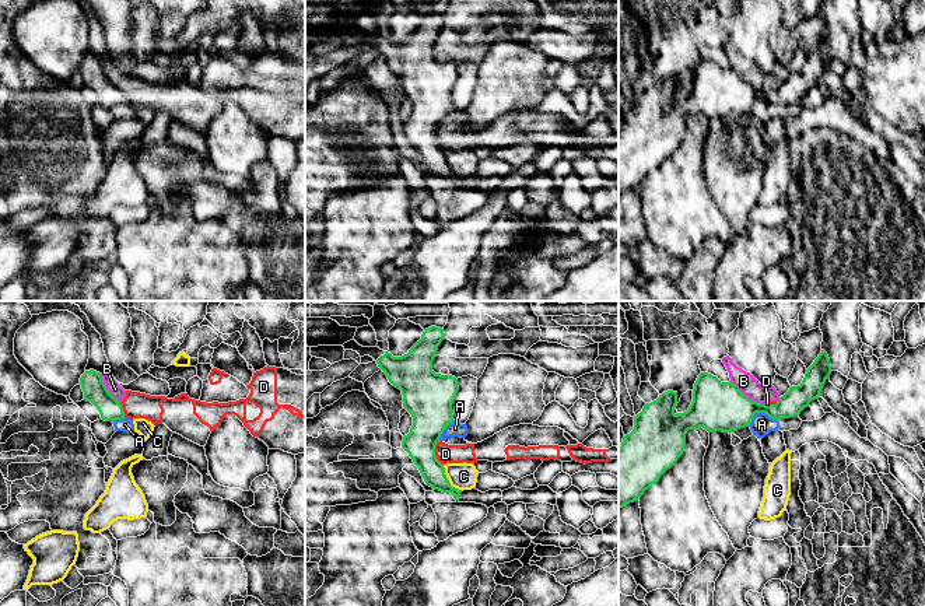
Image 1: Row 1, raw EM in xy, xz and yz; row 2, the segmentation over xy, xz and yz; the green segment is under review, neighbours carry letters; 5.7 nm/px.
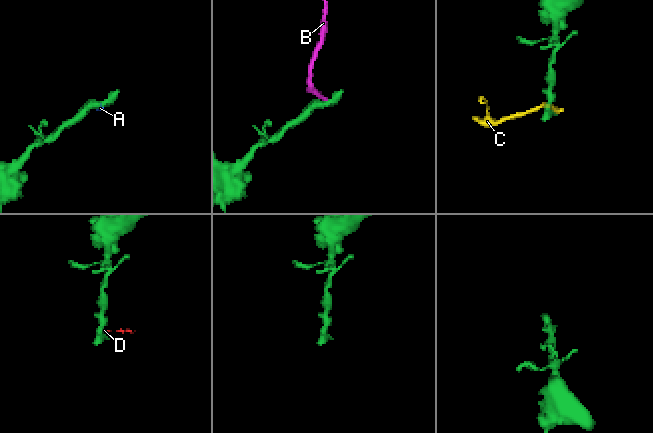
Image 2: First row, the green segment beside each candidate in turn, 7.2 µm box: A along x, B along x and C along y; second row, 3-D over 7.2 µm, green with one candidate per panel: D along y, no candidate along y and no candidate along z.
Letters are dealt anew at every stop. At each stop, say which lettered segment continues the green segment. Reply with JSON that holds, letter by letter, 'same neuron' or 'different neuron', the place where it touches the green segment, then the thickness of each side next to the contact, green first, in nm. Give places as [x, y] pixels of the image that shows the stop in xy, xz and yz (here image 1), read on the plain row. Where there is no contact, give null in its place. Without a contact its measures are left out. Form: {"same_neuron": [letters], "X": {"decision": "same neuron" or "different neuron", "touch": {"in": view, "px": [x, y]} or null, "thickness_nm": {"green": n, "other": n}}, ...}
{"same_neuron": [], "A": {"decision": "different neuron", "touch": {"in": "yz", "px": [760, 98]}, "thickness_nm": {"green": 280, "other": 120}}, "B": {"decision": "different neuron", "touch": {"in": "yz", "px": [746, 83]}, "thickness_nm": {"green": 280, "other": 110}}, "C": {"decision": "different neuron", "touch": {"in": "xz", "px": [448, 167]}, "thickness_nm": {"green": 160, "other": 160}}, "D": {"decision": "different neuron", "touch": {"in": "xz", "px": [434, 140]}, "thickness_nm": {"green": 240, "other": 110}}}

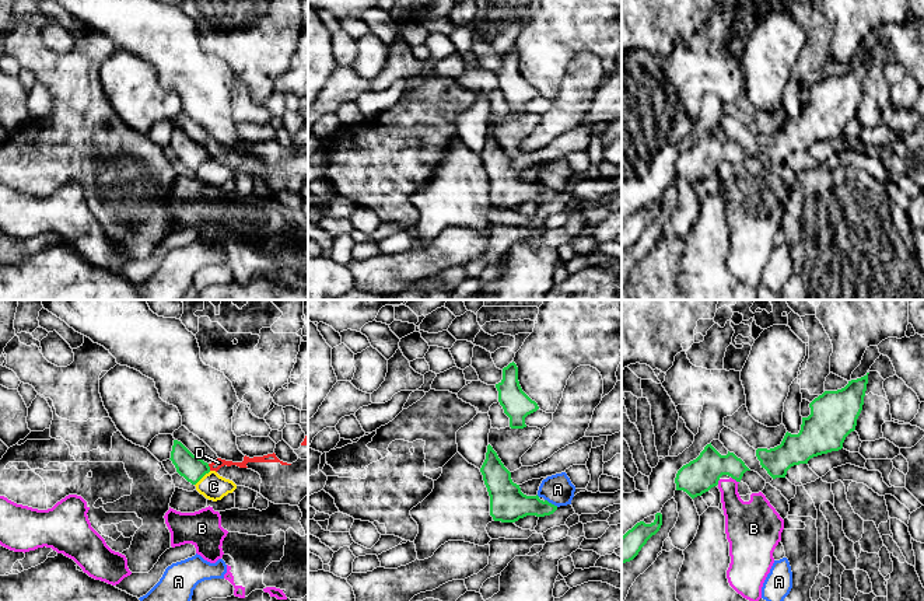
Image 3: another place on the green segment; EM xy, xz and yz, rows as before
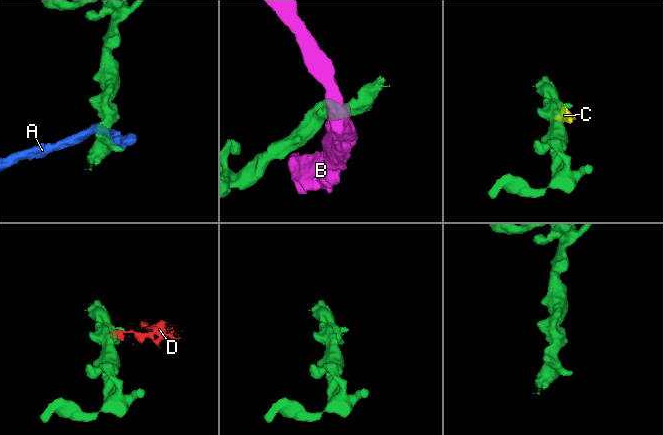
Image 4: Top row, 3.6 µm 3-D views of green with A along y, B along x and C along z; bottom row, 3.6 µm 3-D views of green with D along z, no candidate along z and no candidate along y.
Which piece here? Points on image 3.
{"same_neuron": [], "A": {"decision": "different neuron", "touch": {"in": "xz", "px": [550, 189]}, "thickness_nm": {"green": 200, "other": 180}}, "B": {"decision": "different neuron", "touch": {"in": "yz", "px": [735, 166]}, "thickness_nm": {"green": 200, "other": 240}}, "C": {"decision": "different neuron", "touch": {"in": "xy", "px": [202, 163]}, "thickness_nm": {"green": 150, "other": 150}}, "D": {"decision": "different neuron", "touch": {"in": "xy", "px": [209, 153]}, "thickness_nm": {"green": 150, "other": 60}}}

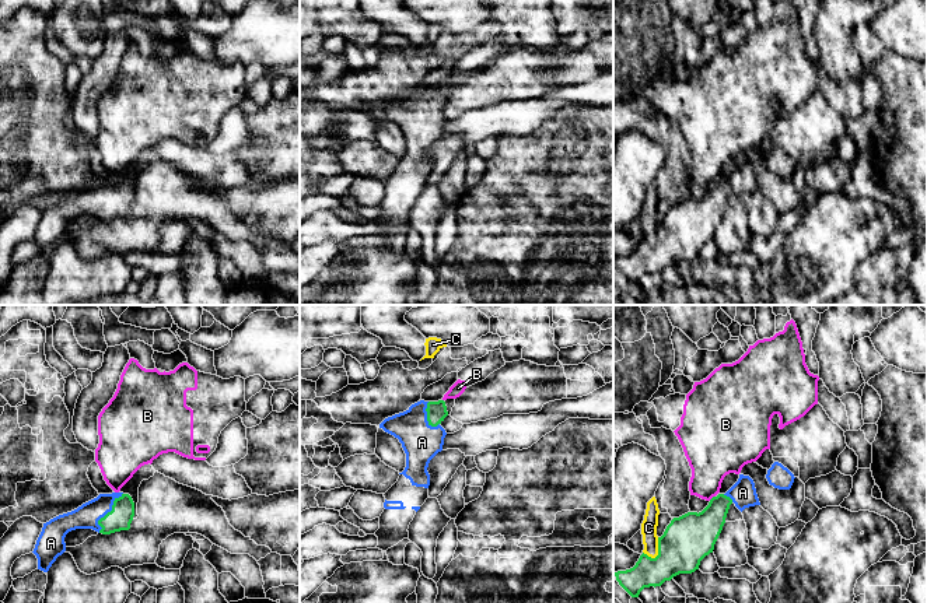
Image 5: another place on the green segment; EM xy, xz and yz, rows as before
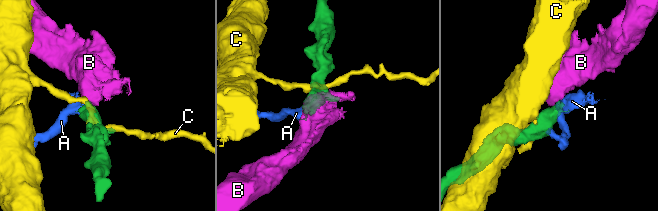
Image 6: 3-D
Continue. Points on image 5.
{"same_neuron": ["A"], "A": {"decision": "same neuron", "touch": {"in": "xy", "px": [108, 199]}, "thickness_nm": {"green": 140, "other": 140}}, "B": {"decision": "different neuron", "touch": {"in": "yz", "px": [713, 183]}, "thickness_nm": {"green": 260, "other": 280}}, "C": {"decision": "different neuron", "touch": {"in": "yz", "px": [658, 235]}, "thickness_nm": {"green": 280, "other": 100}}}

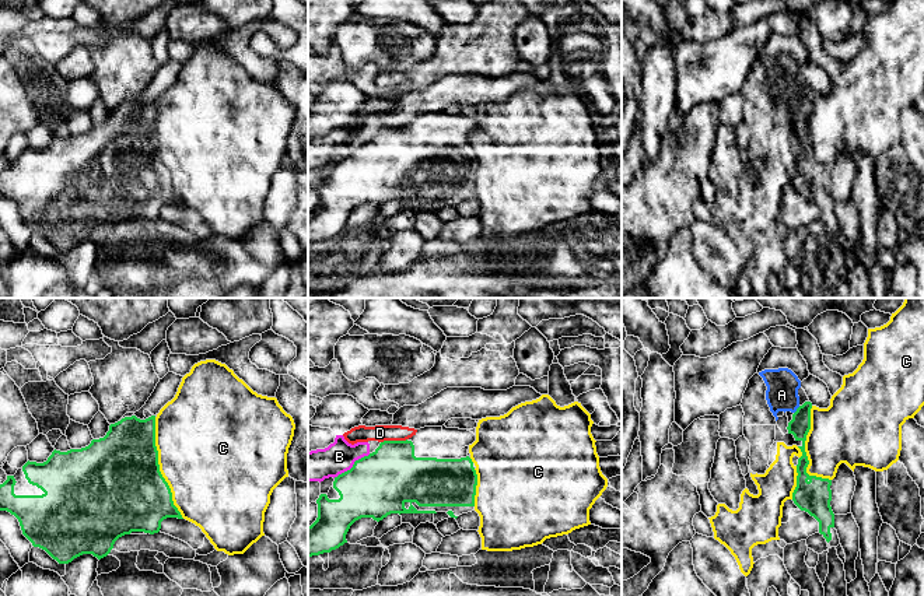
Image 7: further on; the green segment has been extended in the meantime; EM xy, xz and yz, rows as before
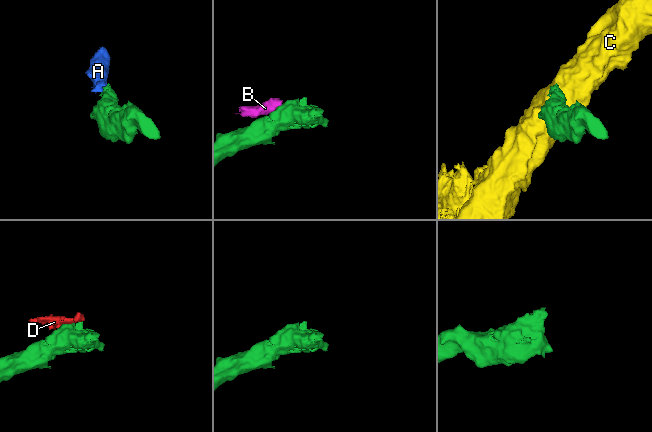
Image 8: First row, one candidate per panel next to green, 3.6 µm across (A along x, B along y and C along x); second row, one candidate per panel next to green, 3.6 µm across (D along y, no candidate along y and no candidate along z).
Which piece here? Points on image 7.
{"same_neuron": ["A"], "A": {"decision": "same neuron", "touch": {"in": "yz", "px": [797, 97]}, "thickness_nm": {"green": 120, "other": 190}}, "B": {"decision": "different neuron", "touch": {"in": "xz", "px": [353, 153]}, "thickness_nm": {"green": 360, "other": 180}}, "C": {"decision": "different neuron", "touch": {"in": "yz", "px": [804, 137]}, "thickness_nm": {"green": 160, "other": 340}}, "D": {"decision": "different neuron", "touch": {"in": "xz", "px": [394, 128]}, "thickness_nm": {"green": 360, "other": 100}}}

